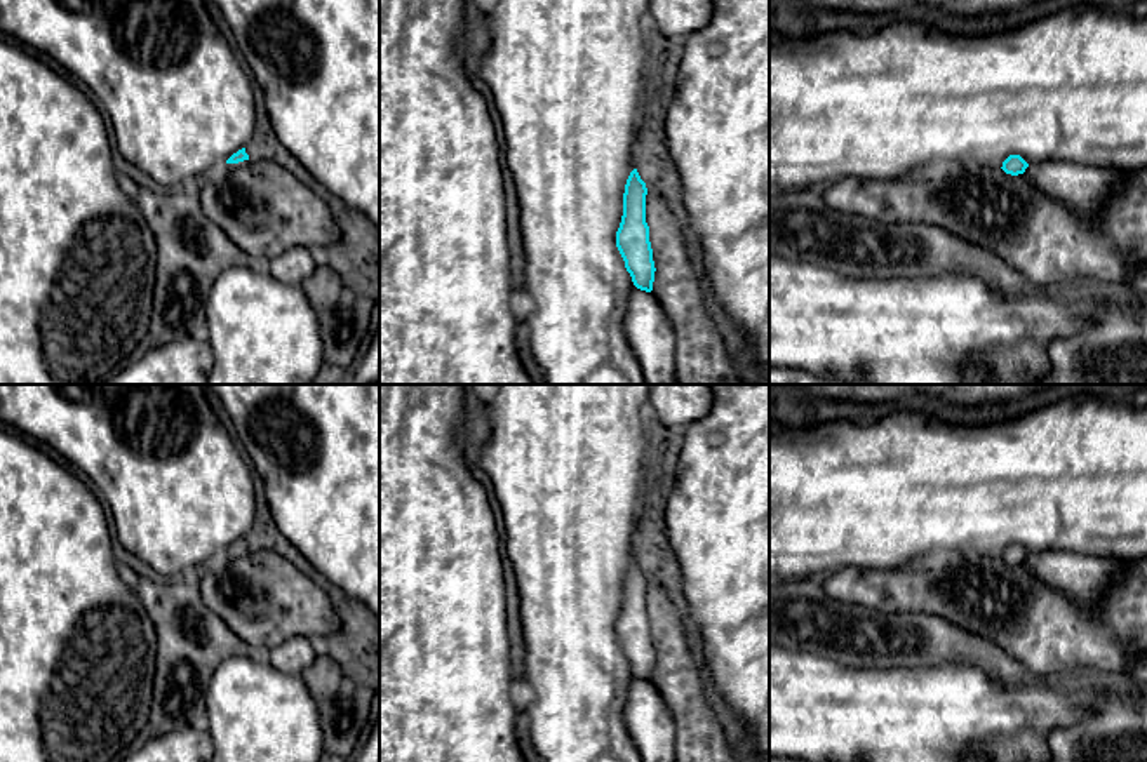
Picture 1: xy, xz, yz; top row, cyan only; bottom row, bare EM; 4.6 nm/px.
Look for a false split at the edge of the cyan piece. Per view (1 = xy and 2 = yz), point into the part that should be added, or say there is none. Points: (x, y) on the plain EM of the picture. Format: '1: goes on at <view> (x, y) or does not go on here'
1: goes on at xy (241, 554)
2: does not go on here

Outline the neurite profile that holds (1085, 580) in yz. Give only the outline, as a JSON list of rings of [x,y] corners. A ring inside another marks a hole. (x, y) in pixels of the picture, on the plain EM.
[[[1048,550],[1025,558],[1027,569],[1083,609],[1097,609],[1117,581],[1123,564],[1110,557]]]

